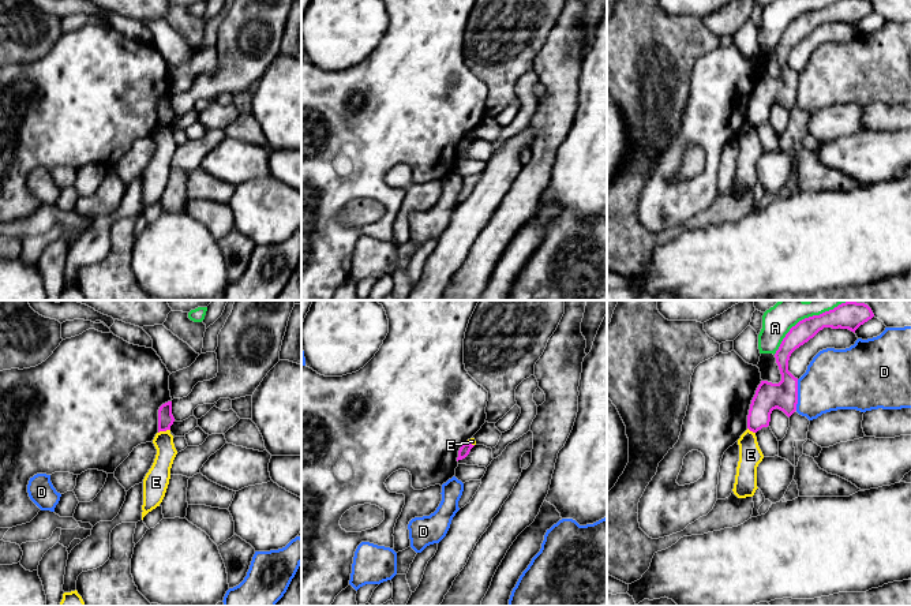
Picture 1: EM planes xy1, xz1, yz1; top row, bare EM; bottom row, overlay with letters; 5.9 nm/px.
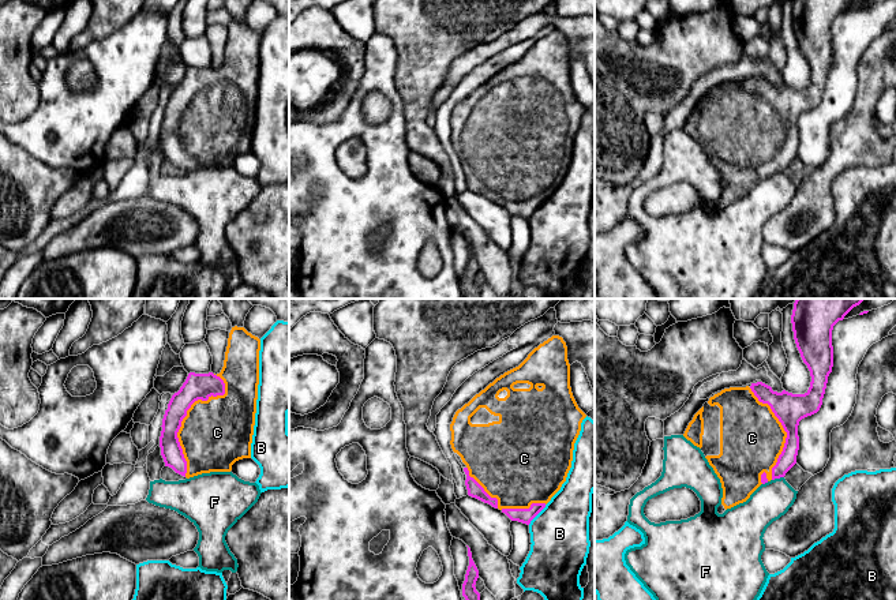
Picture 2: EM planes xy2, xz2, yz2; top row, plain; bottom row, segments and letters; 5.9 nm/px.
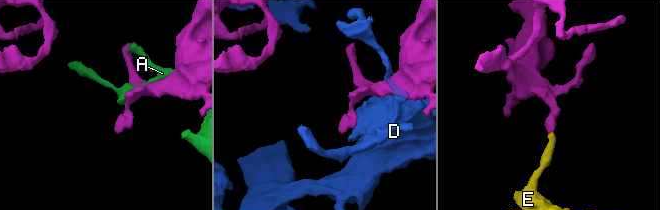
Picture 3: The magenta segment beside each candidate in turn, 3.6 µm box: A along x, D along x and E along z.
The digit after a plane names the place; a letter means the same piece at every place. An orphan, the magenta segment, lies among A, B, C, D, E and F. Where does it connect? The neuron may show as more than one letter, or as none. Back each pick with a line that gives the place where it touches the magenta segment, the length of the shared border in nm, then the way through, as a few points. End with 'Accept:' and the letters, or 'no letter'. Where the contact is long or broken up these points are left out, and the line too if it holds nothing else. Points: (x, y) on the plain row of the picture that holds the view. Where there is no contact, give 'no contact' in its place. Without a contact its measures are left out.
C: contact xy2 (186, 109); length 650 nm
Accept: C

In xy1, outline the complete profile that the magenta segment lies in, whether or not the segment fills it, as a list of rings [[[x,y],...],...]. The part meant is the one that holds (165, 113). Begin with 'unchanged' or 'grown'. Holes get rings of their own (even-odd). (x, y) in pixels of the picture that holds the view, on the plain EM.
unchanged; [[[172,96],[162,98],[158,104],[158,127],[170,124],[175,112],[172,109]]]

